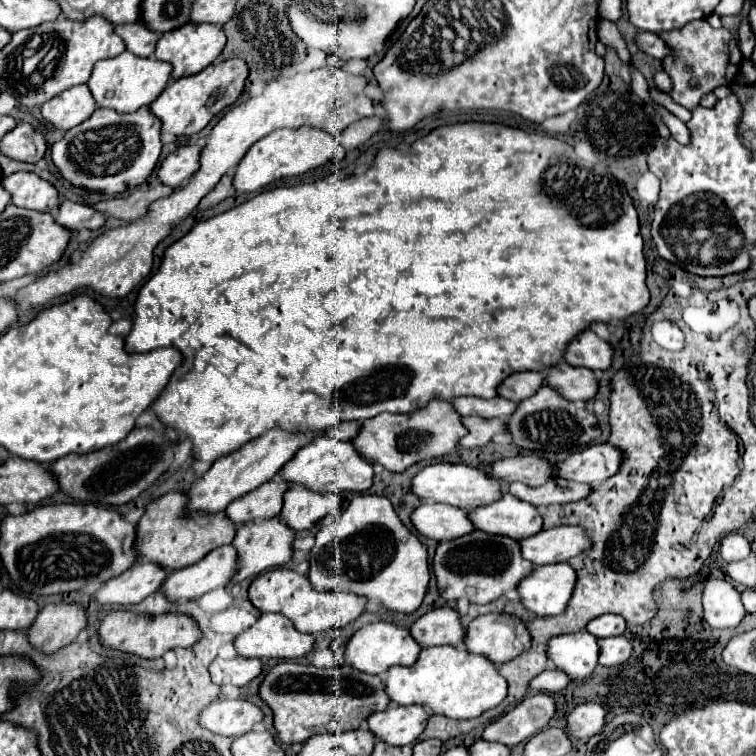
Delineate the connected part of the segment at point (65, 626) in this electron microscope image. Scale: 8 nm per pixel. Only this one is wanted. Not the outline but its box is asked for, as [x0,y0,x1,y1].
[29,602,87,652]

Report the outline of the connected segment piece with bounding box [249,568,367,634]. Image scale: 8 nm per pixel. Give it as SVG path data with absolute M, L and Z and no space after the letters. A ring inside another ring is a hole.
M275 568L265 574L259 574L249 586L249 600L261 612L279 612L293 620L299 632L317 634L331 628L343 628L365 612L367 598L355 596L351 592L317 592L307 574L299 574L291 568Z

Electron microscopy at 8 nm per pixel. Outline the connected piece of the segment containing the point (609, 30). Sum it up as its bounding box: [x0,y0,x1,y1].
[597,19,631,64]

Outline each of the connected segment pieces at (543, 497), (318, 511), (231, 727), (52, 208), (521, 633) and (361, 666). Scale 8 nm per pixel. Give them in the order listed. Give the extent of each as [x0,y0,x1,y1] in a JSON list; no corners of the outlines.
[[509,478,593,506],[281,488,341,532],[199,700,263,738],[3,172,61,216],[465,614,531,664],[345,622,423,674]]

